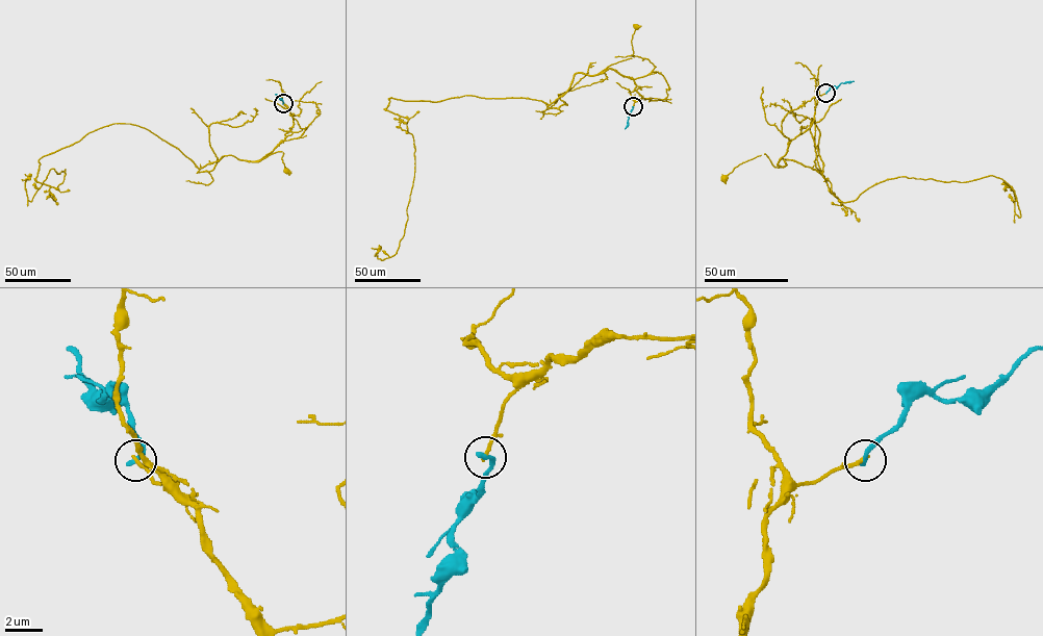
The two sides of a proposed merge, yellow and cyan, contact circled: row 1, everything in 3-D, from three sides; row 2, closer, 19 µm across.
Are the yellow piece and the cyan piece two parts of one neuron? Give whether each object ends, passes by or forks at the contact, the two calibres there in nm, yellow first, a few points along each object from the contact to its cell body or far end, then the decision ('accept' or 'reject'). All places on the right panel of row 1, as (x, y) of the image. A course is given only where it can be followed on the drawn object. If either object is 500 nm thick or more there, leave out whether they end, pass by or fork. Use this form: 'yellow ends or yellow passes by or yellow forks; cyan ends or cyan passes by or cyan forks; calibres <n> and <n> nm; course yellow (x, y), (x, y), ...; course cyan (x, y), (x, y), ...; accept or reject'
yellow ends; cyan ends; calibres 190 and 320 nm; course yellow (825, 93), (817, 98), (812, 125), (792, 138), (779, 159), (783, 167), (774, 167), (764, 154), (724, 178); course cyan (827, 93), (832, 86), (854, 81); reject

